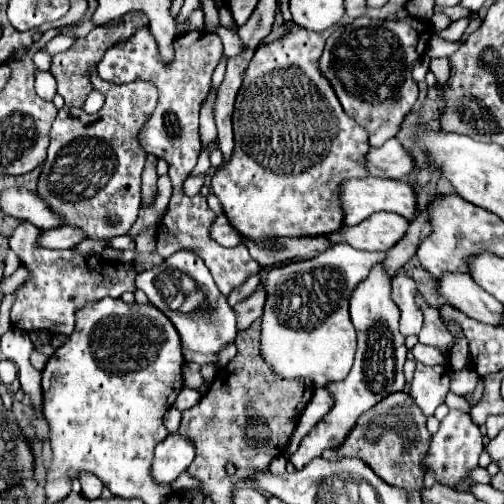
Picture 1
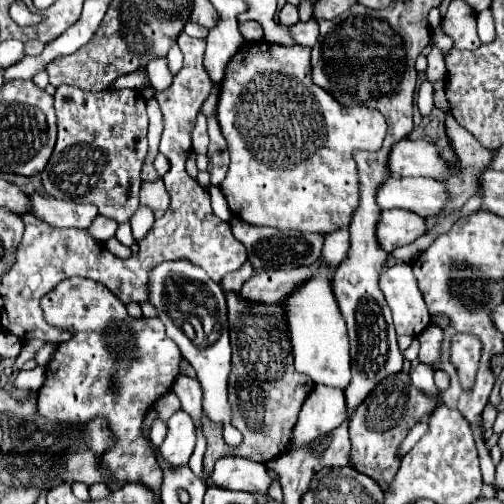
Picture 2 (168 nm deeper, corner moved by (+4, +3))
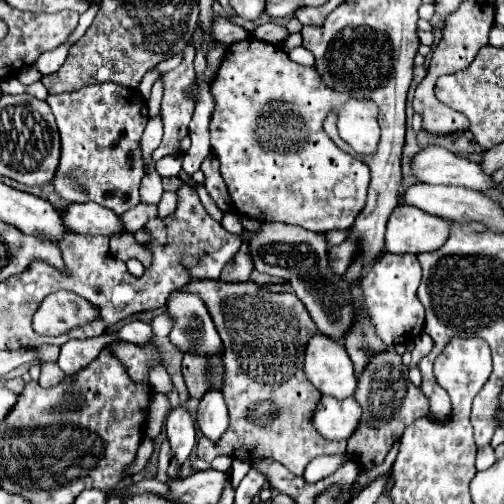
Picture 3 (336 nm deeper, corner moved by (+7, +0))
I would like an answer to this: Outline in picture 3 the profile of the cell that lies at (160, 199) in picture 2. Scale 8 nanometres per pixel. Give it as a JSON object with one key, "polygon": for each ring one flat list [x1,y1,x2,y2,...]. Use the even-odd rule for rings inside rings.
{"polygon":[[164,192,158,202,158,216,170,216,176,210,176,192]]}

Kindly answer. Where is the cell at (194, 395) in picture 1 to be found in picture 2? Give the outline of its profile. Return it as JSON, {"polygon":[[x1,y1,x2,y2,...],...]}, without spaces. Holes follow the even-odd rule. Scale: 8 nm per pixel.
{"polygon":[[177,411,167,421,167,437,159,447,171,465,187,465,195,449,195,425,185,411]]}

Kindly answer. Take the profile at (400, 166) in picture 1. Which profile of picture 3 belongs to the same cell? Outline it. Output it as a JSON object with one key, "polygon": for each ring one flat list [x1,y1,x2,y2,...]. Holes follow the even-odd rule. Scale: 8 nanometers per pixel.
{"polygon":[[426,146,422,148,410,162,412,174,418,182,426,184,448,184,448,186,464,186,472,190,492,190,496,184,490,176,486,176,476,162,460,158,442,146]]}

